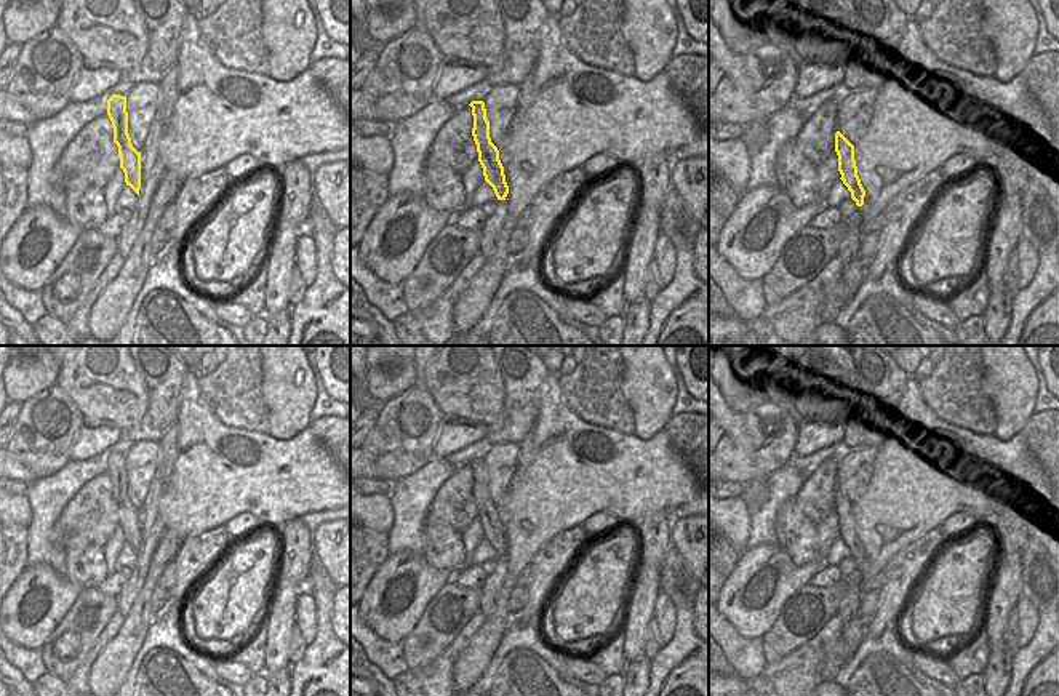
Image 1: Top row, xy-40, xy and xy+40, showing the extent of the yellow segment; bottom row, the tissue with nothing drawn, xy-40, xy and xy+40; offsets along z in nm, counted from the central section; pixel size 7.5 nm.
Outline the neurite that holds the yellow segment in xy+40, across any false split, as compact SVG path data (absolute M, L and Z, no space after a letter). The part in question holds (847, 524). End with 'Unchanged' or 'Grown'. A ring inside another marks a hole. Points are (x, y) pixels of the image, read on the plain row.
M840 490L835 491L835 510L838 514L838 530L841 533L840 538L851 550L851 557L859 565L857 571L864 579L867 573L867 555L861 542L861 538L857 534L857 525L854 518L854 504Z. Grown

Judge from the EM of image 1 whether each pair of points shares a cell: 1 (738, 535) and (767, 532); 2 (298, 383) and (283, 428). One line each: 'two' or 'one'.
1: two
2: one

